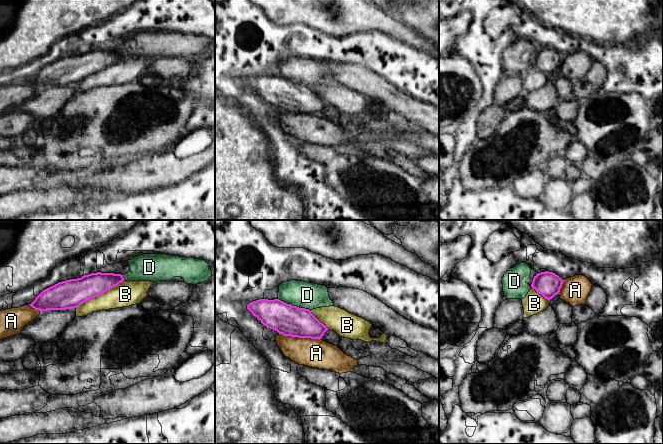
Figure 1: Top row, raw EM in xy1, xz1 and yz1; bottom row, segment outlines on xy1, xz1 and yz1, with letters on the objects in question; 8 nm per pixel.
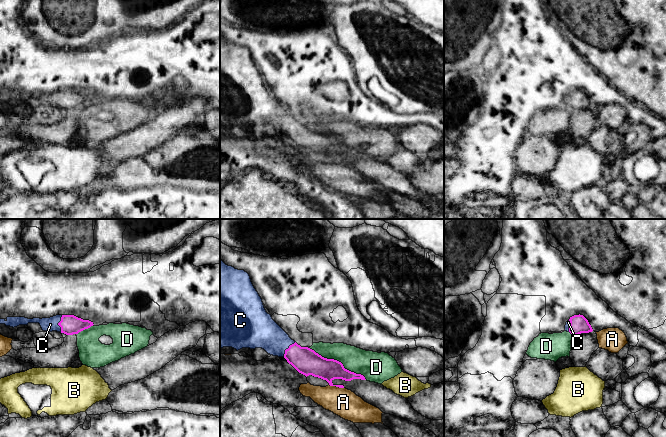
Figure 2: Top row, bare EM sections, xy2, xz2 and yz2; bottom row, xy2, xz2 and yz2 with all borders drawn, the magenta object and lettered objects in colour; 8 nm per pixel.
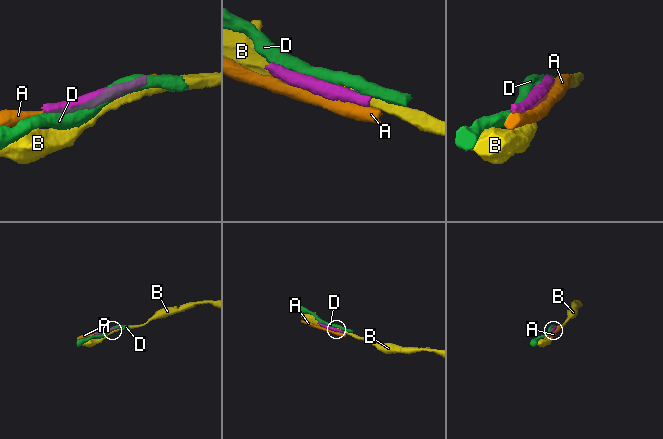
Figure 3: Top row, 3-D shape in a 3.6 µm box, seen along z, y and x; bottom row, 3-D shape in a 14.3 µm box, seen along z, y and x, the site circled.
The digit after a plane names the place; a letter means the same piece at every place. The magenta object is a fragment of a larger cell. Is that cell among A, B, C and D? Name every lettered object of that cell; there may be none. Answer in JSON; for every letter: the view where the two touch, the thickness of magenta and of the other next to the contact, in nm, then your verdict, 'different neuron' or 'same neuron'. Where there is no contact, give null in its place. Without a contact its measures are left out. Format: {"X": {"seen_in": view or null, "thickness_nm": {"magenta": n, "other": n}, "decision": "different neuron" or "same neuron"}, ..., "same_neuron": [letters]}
{"A": {"seen_in": "xz1", "thickness_nm": {"magenta": 260, "other": 240}, "decision": "different neuron"}, "B": {"seen_in": "xy1", "thickness_nm": {"magenta": 220, "other": 200}, "decision": "different neuron"}, "C": {"seen_in": "xy2", "thickness_nm": {"magenta": 160, "other": 110}, "decision": "same neuron"}, "D": {"seen_in": "xz2", "thickness_nm": {"magenta": 200, "other": 200}, "decision": "different neuron"}, "same_neuron": ["C"]}

